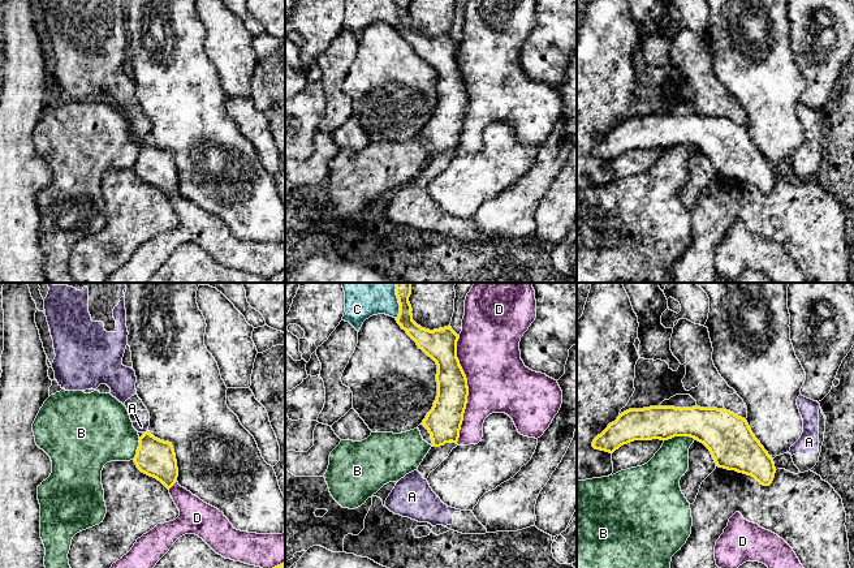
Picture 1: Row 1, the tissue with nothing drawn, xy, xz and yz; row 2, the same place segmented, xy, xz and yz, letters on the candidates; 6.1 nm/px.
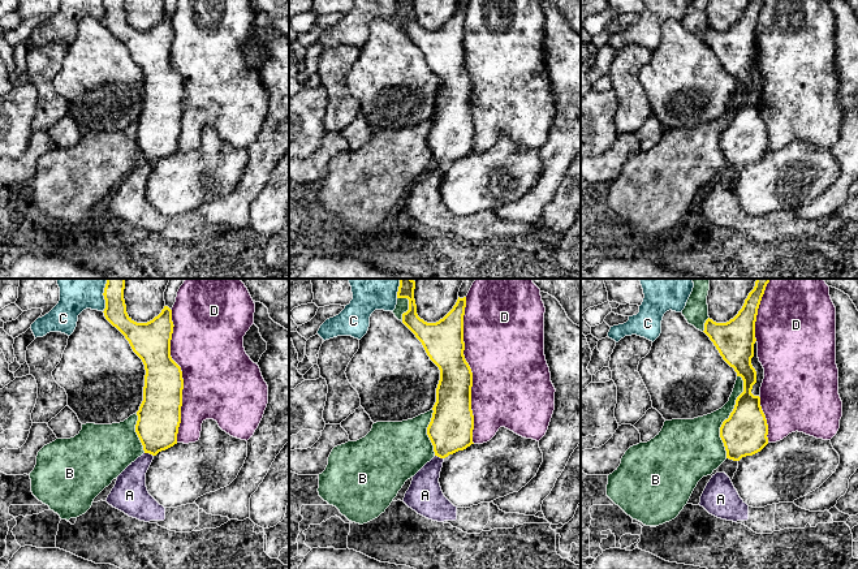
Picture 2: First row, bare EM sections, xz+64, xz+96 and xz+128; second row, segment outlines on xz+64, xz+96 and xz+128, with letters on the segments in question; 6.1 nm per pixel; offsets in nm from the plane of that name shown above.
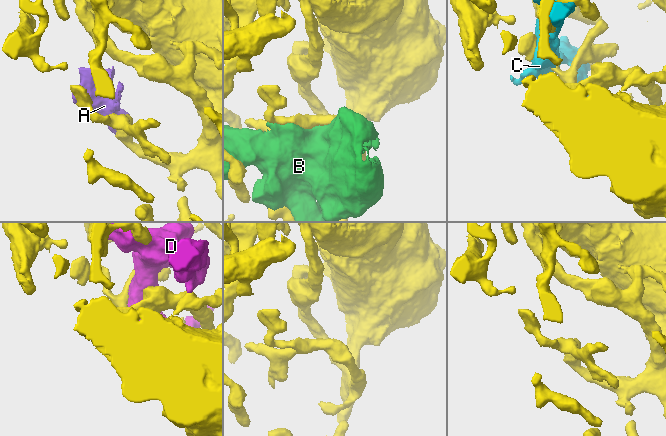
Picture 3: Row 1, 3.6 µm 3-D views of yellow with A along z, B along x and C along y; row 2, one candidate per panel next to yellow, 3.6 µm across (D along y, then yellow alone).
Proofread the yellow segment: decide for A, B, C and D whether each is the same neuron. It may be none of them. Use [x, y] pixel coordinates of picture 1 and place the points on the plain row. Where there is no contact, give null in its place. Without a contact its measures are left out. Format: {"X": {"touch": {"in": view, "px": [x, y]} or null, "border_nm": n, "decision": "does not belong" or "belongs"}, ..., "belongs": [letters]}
{"A": {"touch": {"in": "xy", "px": [146, 140]}, "border_nm": 40, "decision": "does not belong"}, "B": {"touch": {"in": "yz", "px": [678, 143]}, "border_nm": 190, "decision": "does not belong"}, "C": {"touch": {"in": "xz", "px": [400, 13]}, "border_nm": 170, "decision": "does not belong"}, "D": {"touch": {"in": "xz", "px": [468, 98]}, "border_nm": 650, "decision": "does not belong"}, "belongs": []}

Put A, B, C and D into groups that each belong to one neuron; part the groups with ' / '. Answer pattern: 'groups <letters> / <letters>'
groups A / B / C / D

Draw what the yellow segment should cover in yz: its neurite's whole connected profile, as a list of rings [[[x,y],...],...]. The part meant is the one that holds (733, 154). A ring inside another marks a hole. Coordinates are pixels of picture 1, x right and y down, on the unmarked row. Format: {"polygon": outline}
{"polygon": [[[629,117],[594,147],[592,155],[613,162],[634,149],[668,149],[674,145],[690,145],[703,151],[719,176],[751,184],[763,194],[769,194],[775,186],[772,164],[755,146],[747,129],[726,117]]]}

